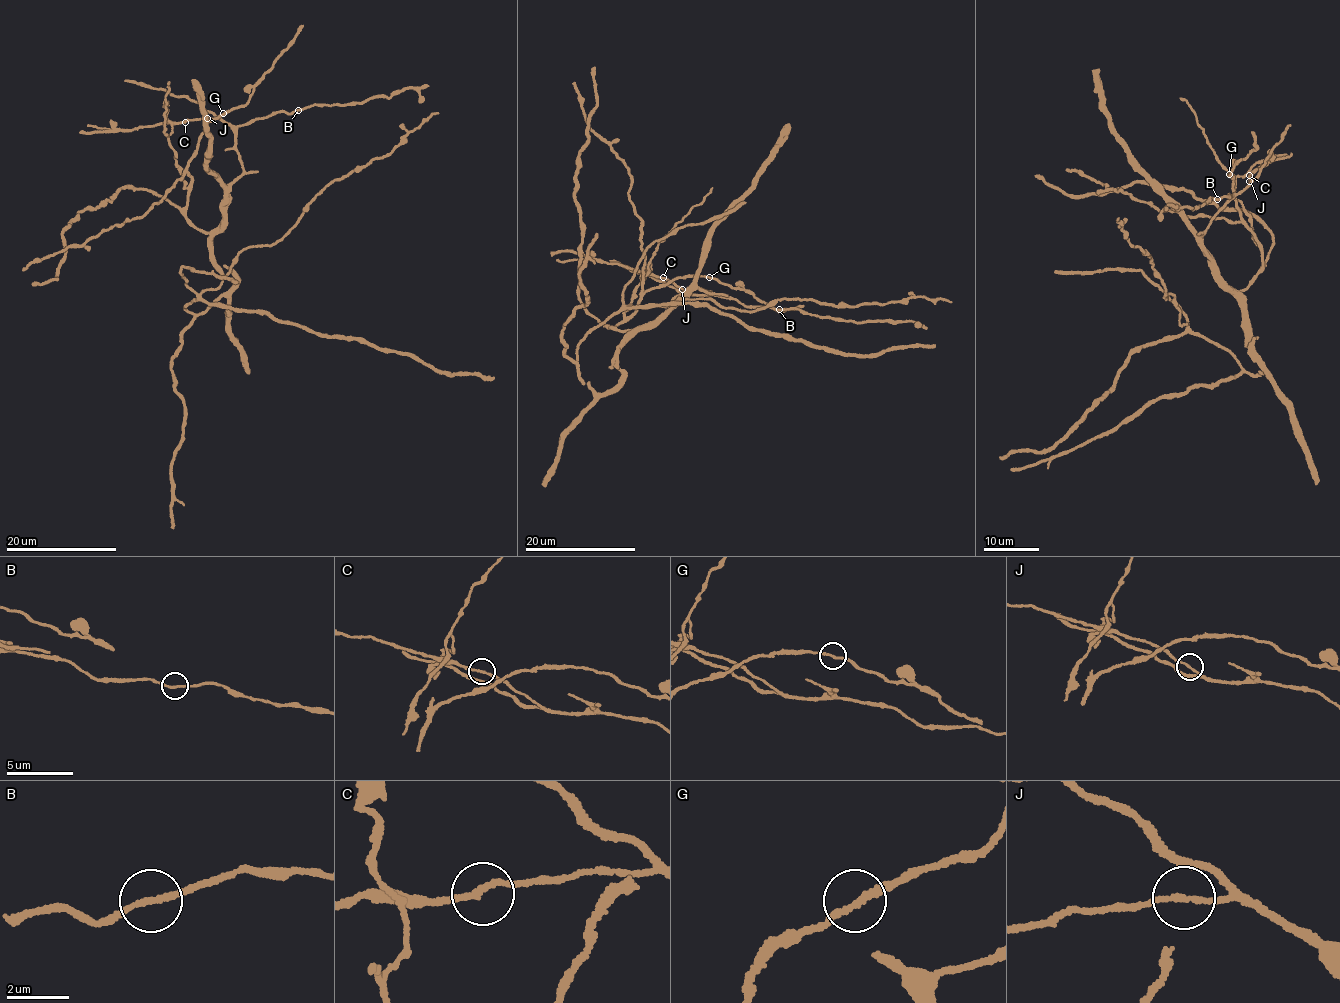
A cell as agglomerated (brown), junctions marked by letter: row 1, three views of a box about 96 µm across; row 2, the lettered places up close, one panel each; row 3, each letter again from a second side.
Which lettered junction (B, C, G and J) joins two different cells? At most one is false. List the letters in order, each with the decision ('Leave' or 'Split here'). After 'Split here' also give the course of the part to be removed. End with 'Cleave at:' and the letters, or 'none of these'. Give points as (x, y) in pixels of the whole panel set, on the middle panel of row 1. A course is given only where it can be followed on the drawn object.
B: Leave
C: Leave
G: Leave
J: Leave
Cleave at: none of these

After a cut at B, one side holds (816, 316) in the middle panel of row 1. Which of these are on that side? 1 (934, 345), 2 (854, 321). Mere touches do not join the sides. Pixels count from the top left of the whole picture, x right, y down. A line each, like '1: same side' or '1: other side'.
1: other side
2: same side

